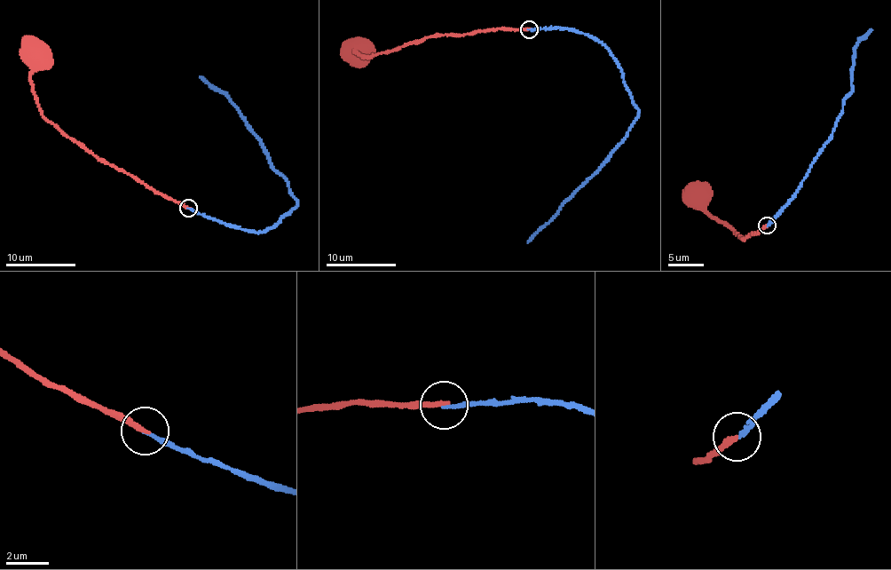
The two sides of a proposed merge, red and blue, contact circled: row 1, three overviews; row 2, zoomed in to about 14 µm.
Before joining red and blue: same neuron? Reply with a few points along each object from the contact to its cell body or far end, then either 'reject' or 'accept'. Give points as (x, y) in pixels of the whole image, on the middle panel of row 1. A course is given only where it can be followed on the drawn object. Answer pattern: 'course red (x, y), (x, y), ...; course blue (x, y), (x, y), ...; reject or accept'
course red (529, 29), (497, 27), (432, 35), (366, 58), (352, 51); course blue (529, 29), (572, 29), (602, 41), (618, 65), (638, 111), (626, 139), (527, 243); accept

